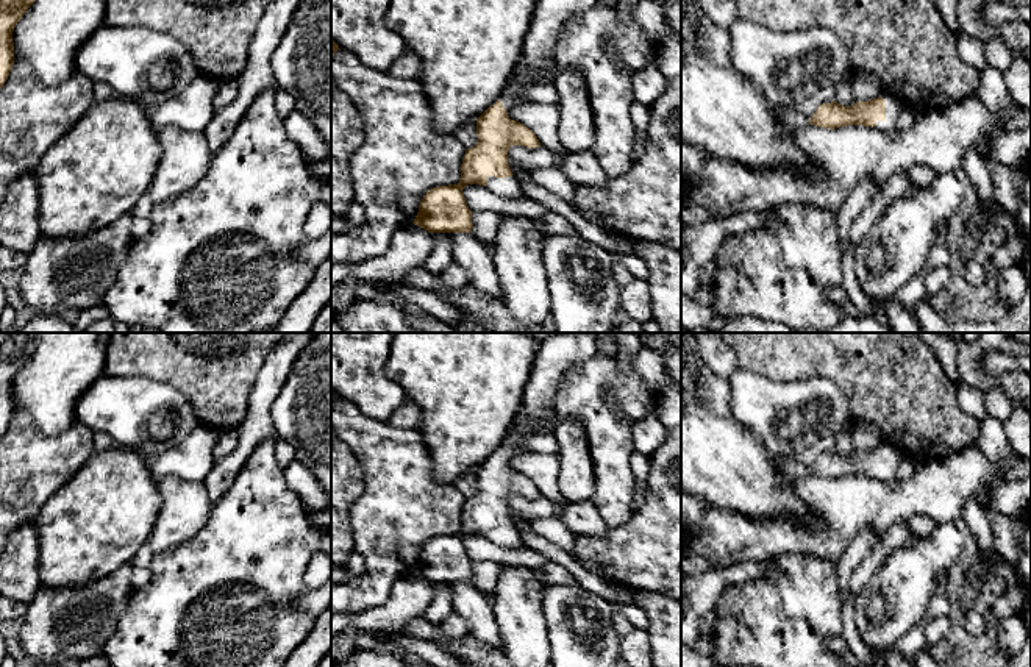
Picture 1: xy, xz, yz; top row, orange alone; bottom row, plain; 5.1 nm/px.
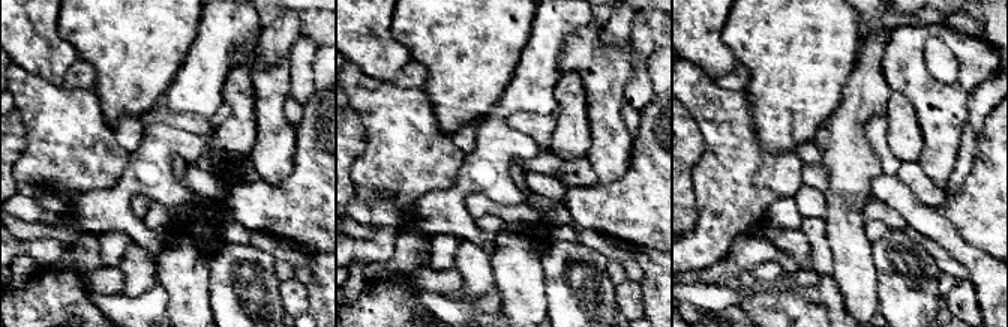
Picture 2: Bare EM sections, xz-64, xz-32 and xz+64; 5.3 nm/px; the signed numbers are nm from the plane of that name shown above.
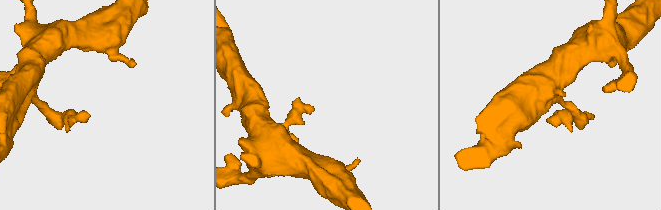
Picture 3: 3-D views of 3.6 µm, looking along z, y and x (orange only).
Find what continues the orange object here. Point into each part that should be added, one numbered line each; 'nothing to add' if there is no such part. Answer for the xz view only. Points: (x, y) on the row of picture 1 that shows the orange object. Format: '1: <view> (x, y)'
1: xz (539, 47)
2: xz (510, 188)

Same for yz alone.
1: yz (892, 105)
2: yz (789, 116)

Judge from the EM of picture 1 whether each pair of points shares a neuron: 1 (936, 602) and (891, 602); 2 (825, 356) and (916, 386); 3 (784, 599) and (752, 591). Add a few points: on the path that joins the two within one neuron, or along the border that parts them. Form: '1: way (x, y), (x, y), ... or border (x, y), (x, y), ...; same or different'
1: border (945, 574), (938, 578), (936, 591), (927, 611); different
2: way (847, 356), (874, 358), (894, 378); same
3: way (777, 599), (759, 599); same

